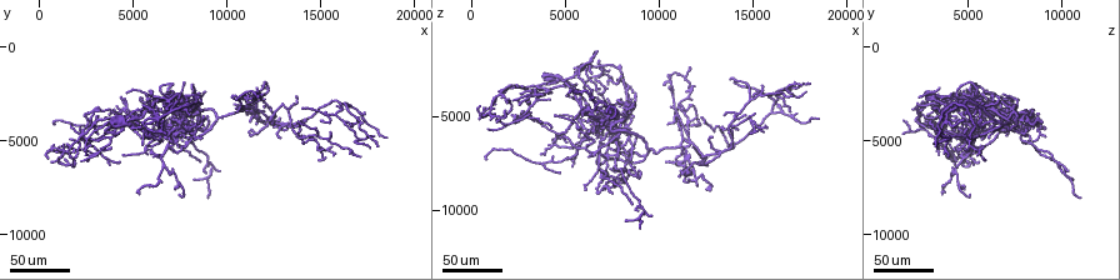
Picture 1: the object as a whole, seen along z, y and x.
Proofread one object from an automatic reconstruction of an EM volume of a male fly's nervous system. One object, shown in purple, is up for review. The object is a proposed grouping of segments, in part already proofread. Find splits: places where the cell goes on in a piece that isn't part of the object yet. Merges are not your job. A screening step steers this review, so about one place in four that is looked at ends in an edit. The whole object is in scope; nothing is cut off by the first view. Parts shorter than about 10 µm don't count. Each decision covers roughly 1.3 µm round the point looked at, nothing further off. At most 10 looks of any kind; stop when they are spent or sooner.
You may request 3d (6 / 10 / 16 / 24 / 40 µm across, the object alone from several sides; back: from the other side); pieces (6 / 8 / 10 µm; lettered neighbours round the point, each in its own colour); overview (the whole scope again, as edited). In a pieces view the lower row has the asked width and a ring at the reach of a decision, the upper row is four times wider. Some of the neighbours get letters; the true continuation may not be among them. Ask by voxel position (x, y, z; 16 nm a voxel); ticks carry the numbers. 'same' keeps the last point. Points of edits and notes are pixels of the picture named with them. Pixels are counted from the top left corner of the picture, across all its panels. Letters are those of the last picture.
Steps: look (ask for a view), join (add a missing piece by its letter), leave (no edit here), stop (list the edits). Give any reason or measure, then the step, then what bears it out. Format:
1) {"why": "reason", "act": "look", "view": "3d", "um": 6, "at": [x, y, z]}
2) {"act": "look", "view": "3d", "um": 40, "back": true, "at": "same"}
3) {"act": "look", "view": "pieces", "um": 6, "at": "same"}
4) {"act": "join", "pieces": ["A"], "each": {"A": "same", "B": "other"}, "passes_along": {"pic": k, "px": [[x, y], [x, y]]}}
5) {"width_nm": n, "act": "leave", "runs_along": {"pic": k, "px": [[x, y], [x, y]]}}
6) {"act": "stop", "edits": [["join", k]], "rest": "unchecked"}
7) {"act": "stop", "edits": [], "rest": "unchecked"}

{"why": "end of a long branch", "act": "look", "view": "3d", "um": 24, "at": [9000, 2200, 6000]}

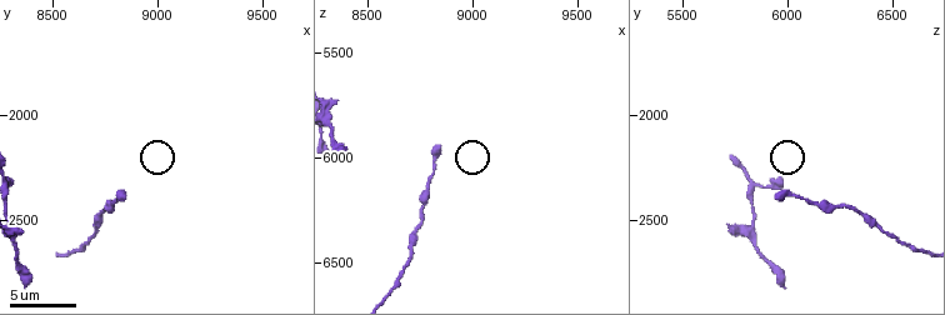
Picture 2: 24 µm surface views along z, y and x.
{"act": "look", "view": "pieces", "um": 10, "at": [8840, 2390, 5950]}

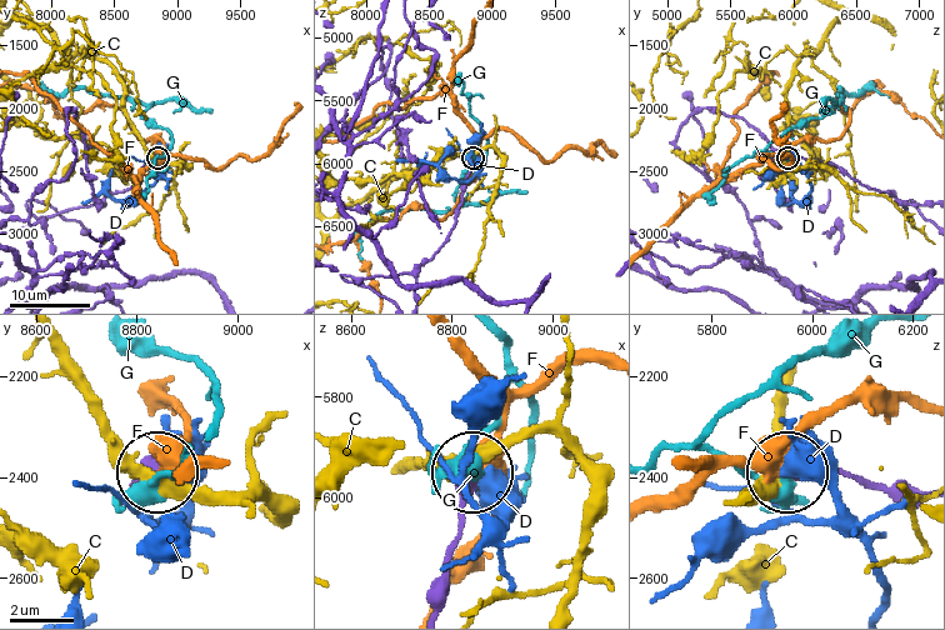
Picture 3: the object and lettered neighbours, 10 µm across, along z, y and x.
{"act": "leave", "each": {"C": "other", "D": "other", "F": "other", "G": "other"}, "found": "none of them fits"}

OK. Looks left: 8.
{"why": "end of a long branch", "act": "look", "view": "3d", "um": 24, "at": [7000, 5200, 4800]}

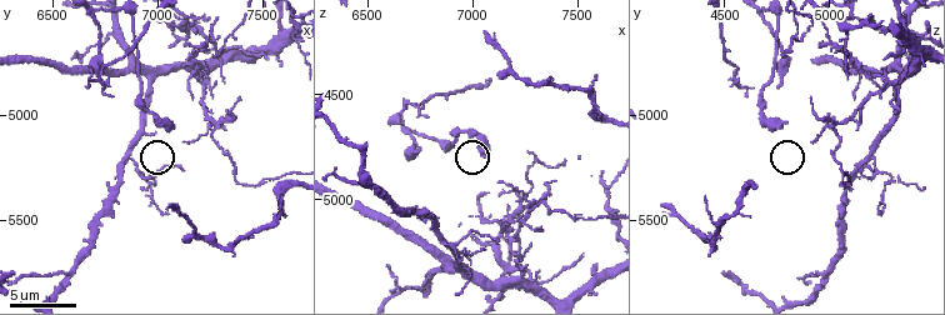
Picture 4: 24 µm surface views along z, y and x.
{"act": "look", "view": "3d", "um": 10, "at": [7060, 5030, 4790]}

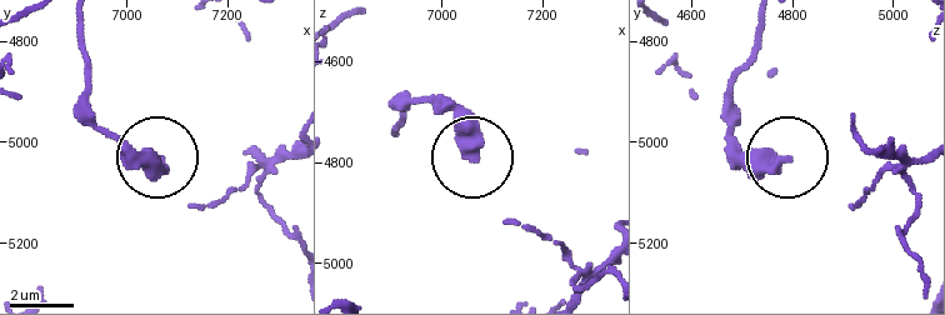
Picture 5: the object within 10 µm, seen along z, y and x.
{"act": "look", "view": "pieces", "um": 6, "at": [7060, 5040, 4790]}

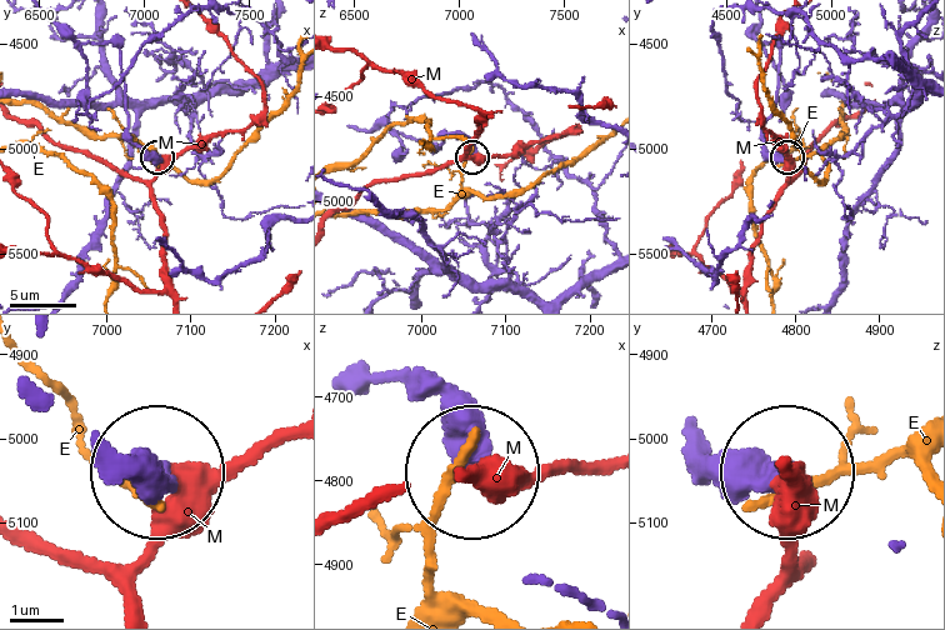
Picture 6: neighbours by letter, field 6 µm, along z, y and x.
{"width_nm": 440, "act": "leave", "each": {"E": "other", "M": "other"}, "found": "no lettered piece goes on from it"}

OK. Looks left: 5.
{"why": "an open end", "act": "look", "view": "3d", "um": 24, "at": [8200, 4600, 5000]}

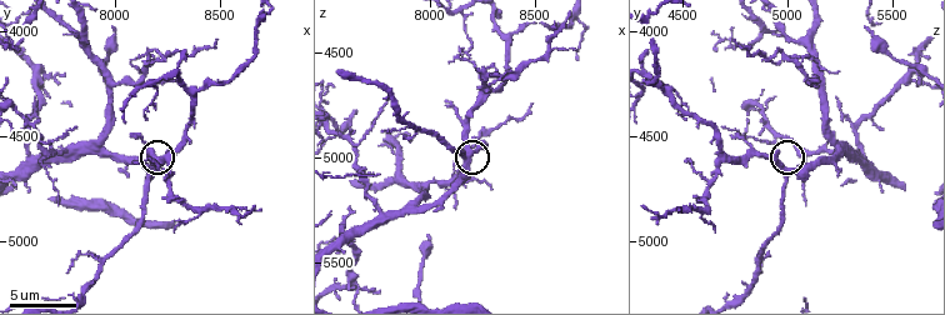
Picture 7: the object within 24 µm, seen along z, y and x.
{"why": "what lies round it", "act": "look", "view": "pieces", "um": 6, "at": [8250, 4570, 4950]}

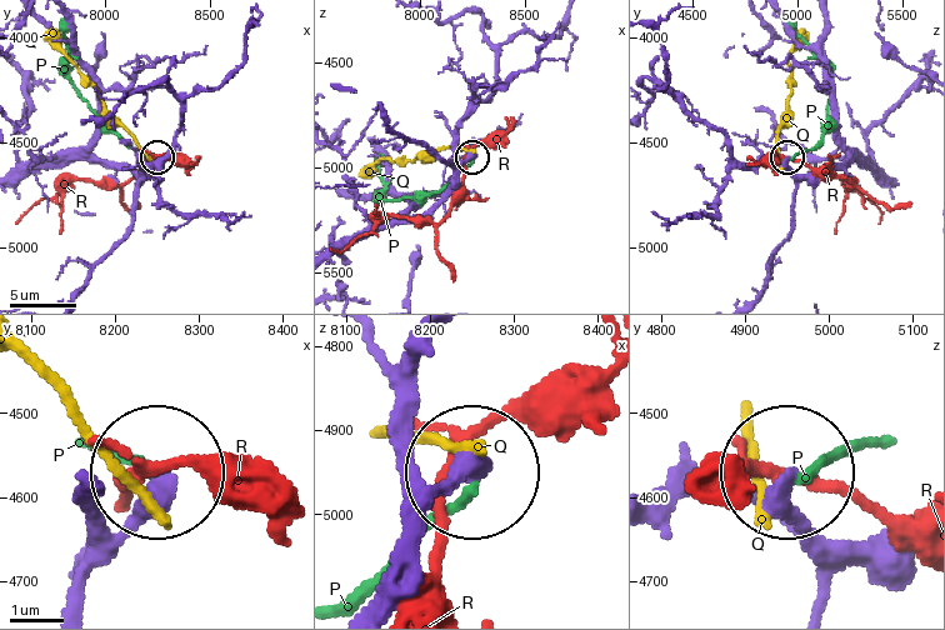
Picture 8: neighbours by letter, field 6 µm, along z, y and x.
{"act": "leave", "each": {"P": "other", "Q": "other", "R": "other"}, "runs_along": {"pic": 8, "px": [[846, 546], [805, 533], [793, 483]]}, "found": "none of them fits"}

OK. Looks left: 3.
{"why": "an open end", "act": "look", "view": "3d", "um": 24, "at": [12000, 2800, 5000]}

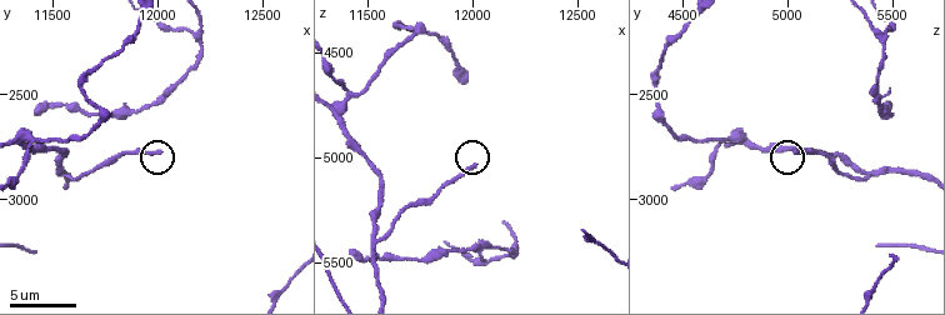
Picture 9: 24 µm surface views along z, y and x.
{"act": "look", "view": "pieces", "um": 10, "at": [12010, 2770, 5040]}

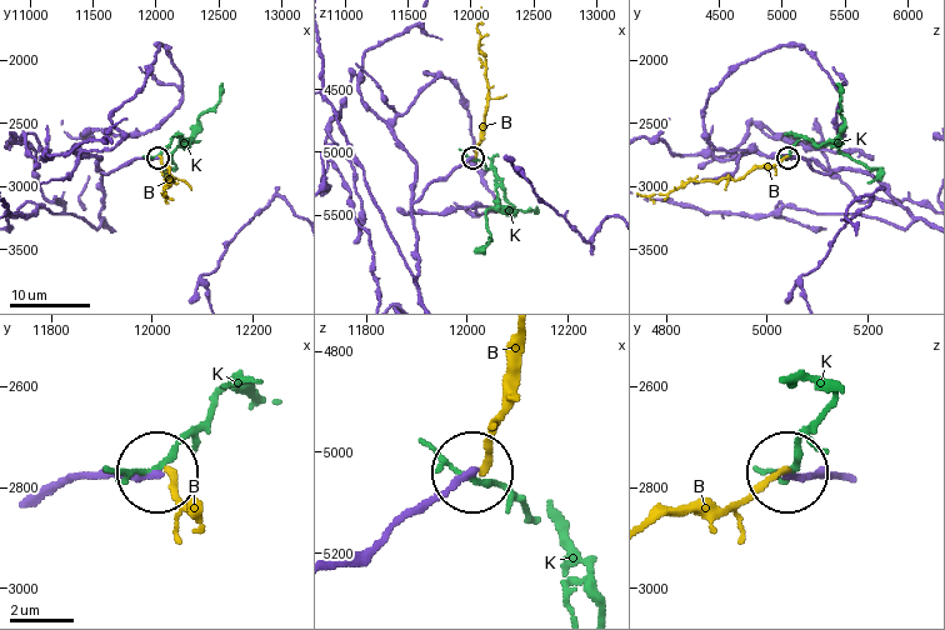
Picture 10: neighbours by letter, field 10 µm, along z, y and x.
{"act": "leave", "each": {"B": "other", "K": "other"}, "runs_along": {"pic": 10, "px": [[61, 485], [155, 475]]}, "found": "no lettered piece goes on from it"}

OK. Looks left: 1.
{"act": "stop", "edits": [], "rest": "unchecked"}

